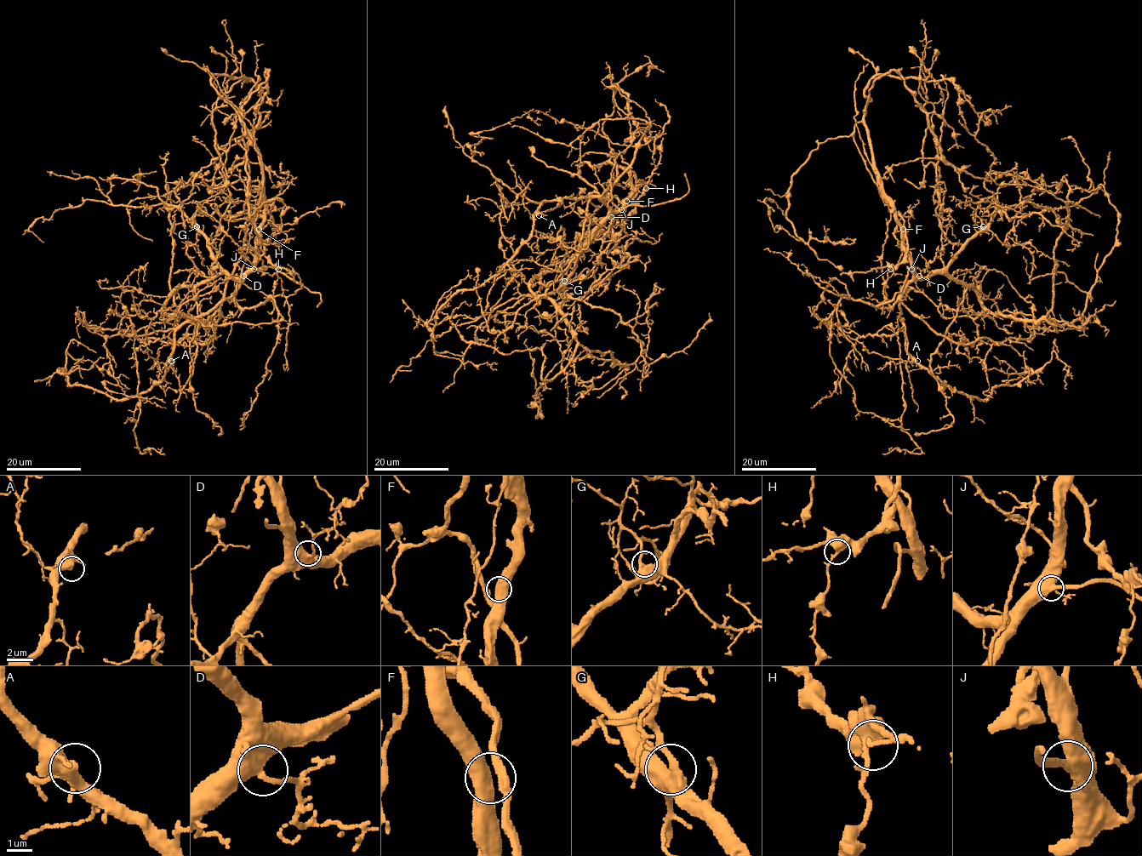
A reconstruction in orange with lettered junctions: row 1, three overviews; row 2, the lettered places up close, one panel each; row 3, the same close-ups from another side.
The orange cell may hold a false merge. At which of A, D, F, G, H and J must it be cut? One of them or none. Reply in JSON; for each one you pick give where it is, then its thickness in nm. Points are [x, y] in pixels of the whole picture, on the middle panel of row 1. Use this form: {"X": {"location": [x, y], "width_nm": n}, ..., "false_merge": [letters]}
{"false_merge": []}

